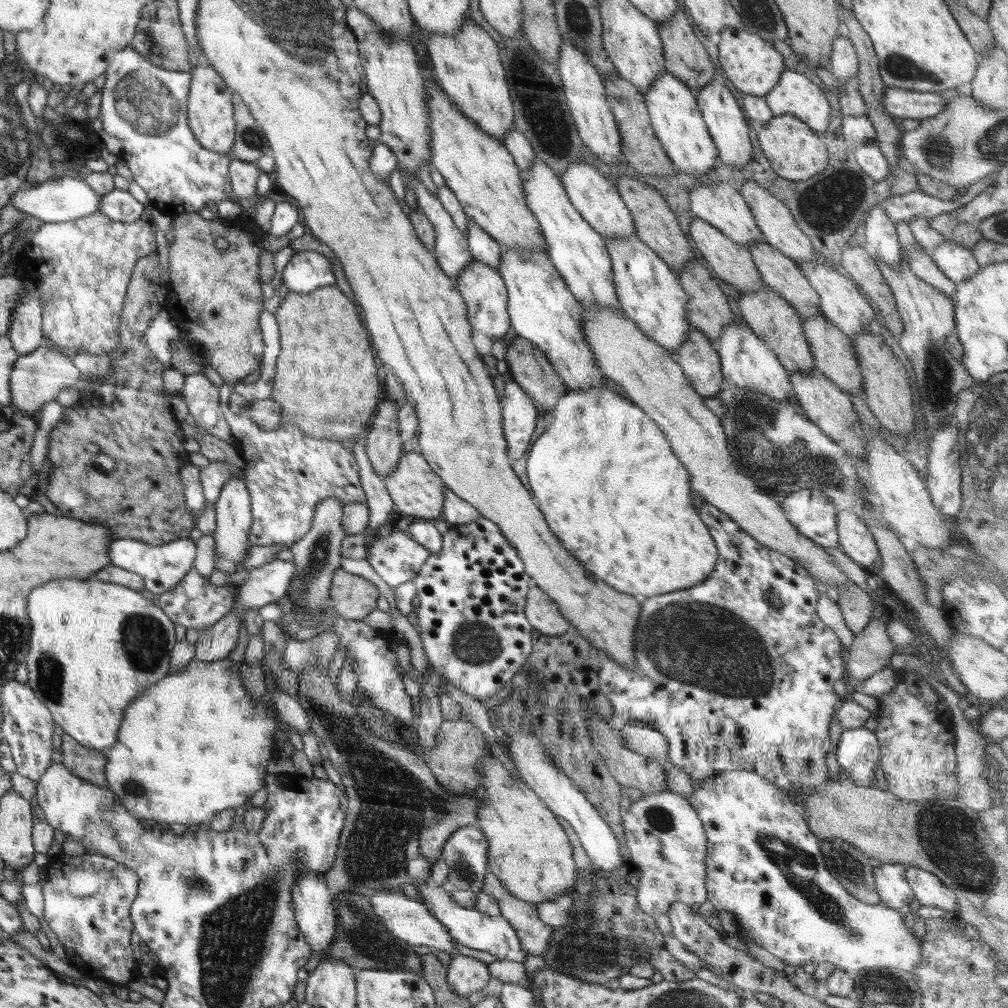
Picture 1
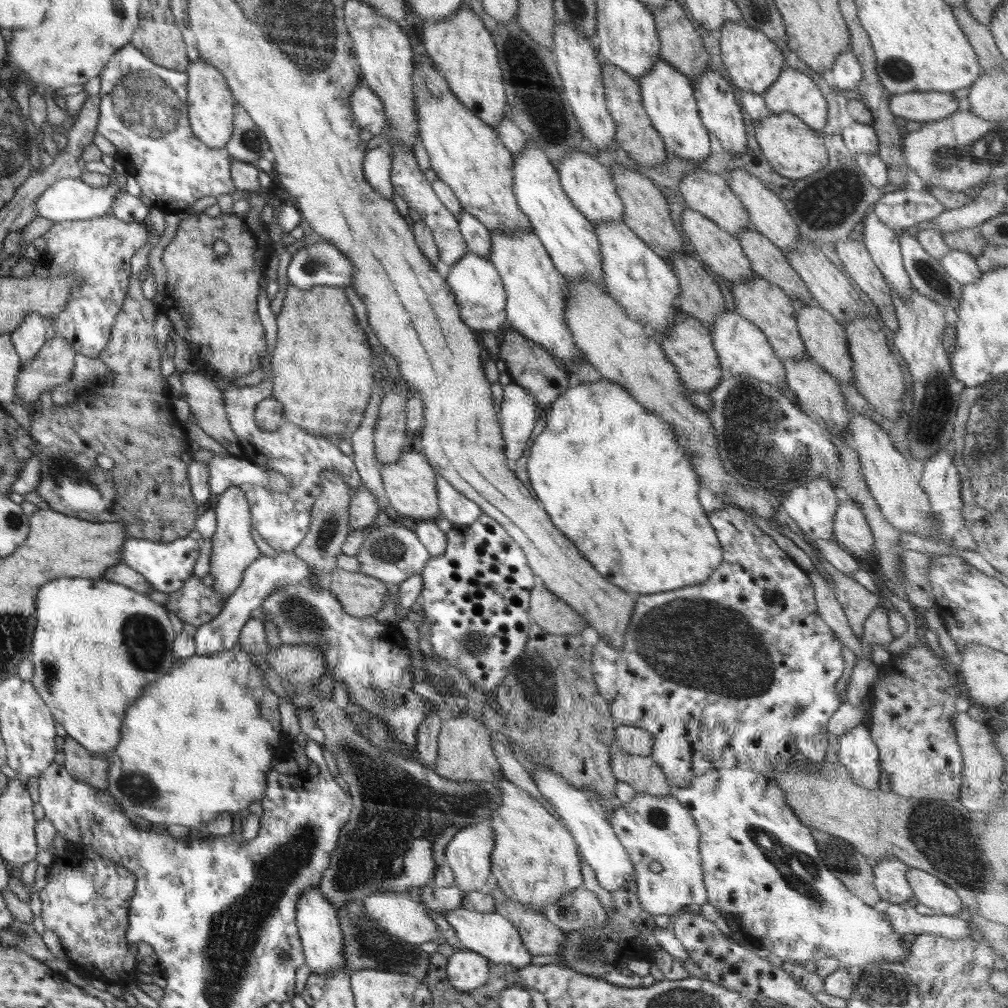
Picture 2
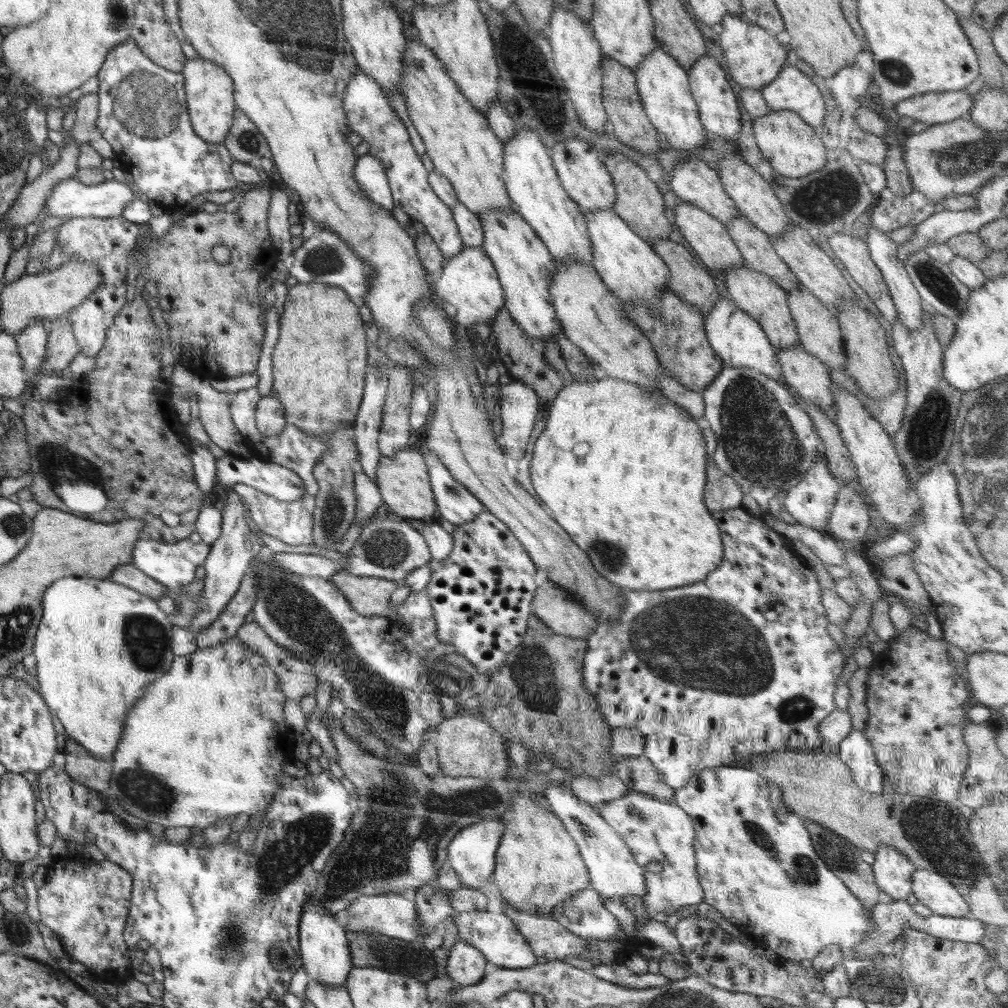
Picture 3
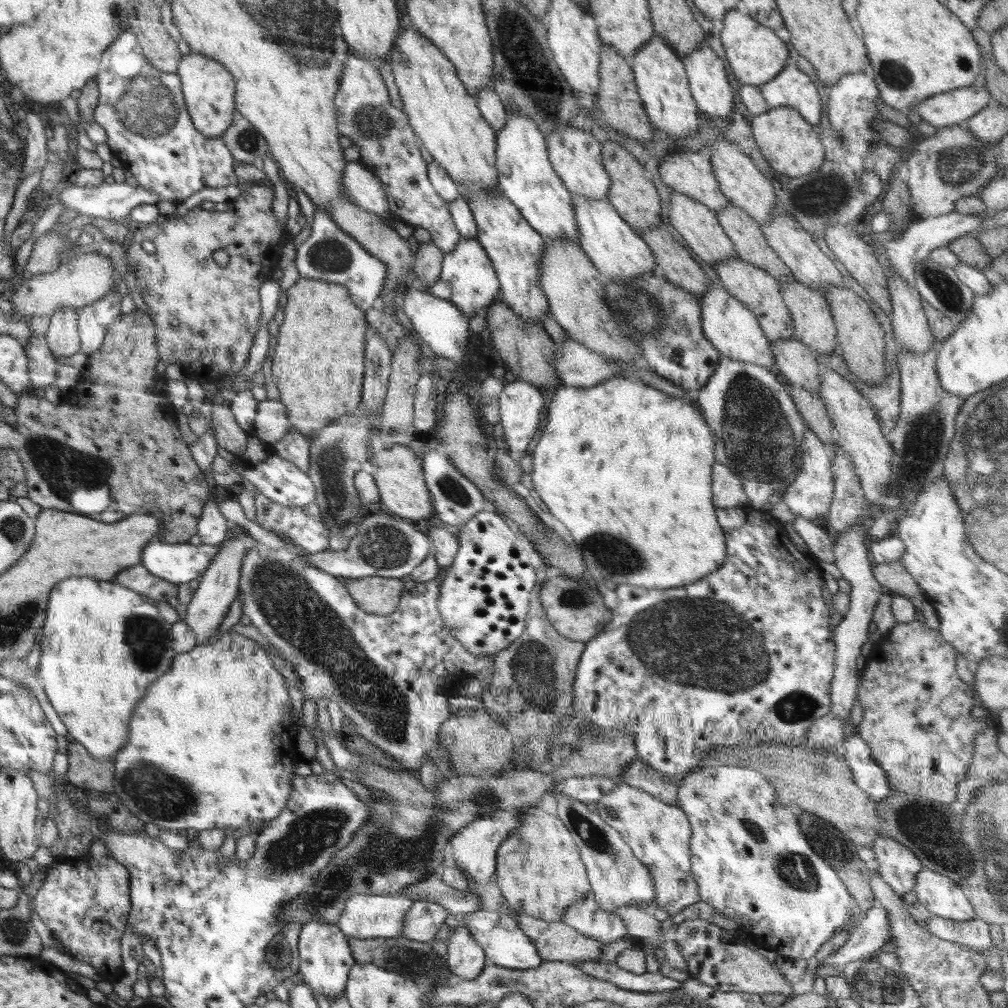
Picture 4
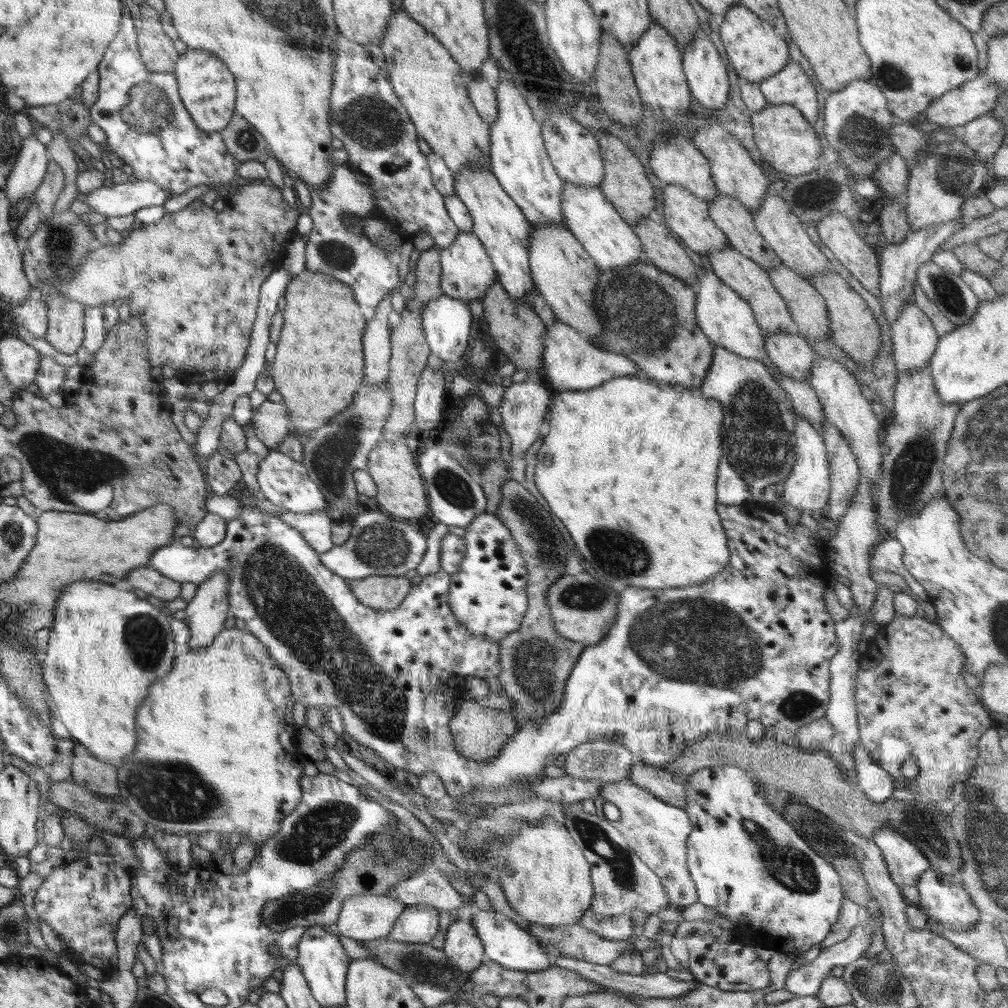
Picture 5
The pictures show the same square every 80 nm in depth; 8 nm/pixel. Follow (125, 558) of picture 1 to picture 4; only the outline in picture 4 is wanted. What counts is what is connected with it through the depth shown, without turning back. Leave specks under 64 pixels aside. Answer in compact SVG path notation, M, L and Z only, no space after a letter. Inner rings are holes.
M154 539L144 548L141 566L150 574L174 585L189 584L202 578L214 556L218 556L220 545L195 546L190 542L170 544Z

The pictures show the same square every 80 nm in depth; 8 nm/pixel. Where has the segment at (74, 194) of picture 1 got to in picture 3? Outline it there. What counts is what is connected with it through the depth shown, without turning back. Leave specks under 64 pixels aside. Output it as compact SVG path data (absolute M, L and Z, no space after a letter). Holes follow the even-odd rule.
M69 178L60 181L46 197L44 204L44 215L50 217L61 217L63 219L72 217L95 217L105 218L120 216L125 211L127 204L136 199L134 192L128 184L118 180L105 180L102 184L82 184L77 178Z

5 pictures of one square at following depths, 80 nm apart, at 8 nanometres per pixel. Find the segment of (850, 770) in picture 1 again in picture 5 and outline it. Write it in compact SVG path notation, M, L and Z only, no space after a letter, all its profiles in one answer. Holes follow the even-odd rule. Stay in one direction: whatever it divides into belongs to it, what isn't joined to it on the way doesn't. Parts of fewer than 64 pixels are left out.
M862 743L855 744L852 758L857 772L857 786L863 794L875 803L884 803L892 798L892 792L895 790L893 778L873 761Z

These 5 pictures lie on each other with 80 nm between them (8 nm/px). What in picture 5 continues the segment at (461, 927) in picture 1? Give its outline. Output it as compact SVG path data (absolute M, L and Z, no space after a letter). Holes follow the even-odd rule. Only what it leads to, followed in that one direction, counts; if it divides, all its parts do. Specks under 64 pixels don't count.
M476 910L471 923L483 944L484 960L493 960L510 970L539 971L552 964L536 937L521 928L512 919L497 911Z

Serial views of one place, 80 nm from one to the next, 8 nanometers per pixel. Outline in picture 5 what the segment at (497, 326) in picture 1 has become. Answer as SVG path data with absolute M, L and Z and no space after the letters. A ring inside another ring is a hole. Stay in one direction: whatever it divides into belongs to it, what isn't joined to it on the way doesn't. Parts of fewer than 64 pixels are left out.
M459 232L448 248L440 251L442 295L461 300L469 304L471 300L481 300L489 288L497 281L494 265L485 246L473 232Z

